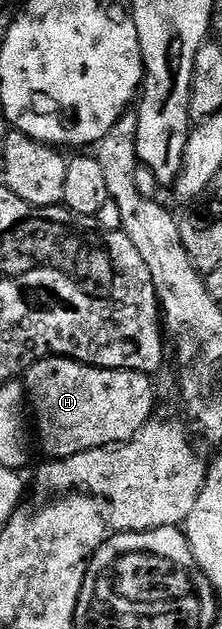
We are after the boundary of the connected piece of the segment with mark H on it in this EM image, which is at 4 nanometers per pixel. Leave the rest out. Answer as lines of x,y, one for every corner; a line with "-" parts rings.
53,356
38,360
25,370
22,381
34,419
35,437
36,434
40,437
41,448
52,460
129,442
154,417
153,379
137,370
111,370
90,362

